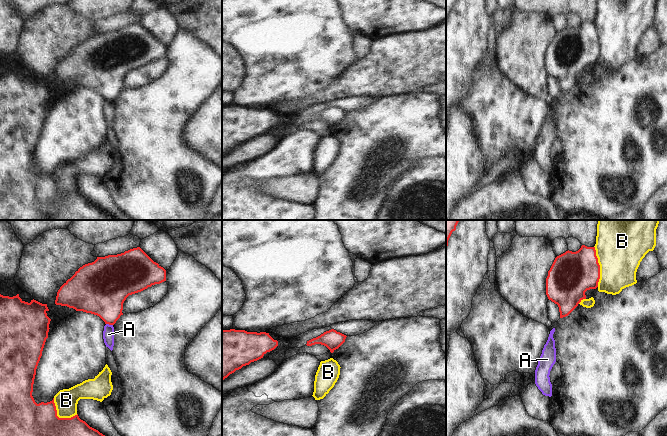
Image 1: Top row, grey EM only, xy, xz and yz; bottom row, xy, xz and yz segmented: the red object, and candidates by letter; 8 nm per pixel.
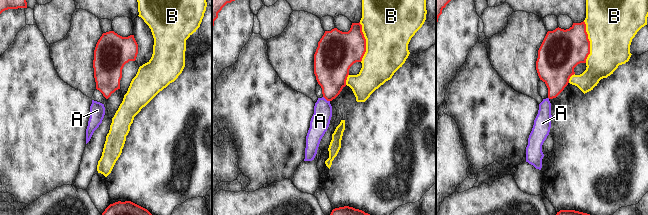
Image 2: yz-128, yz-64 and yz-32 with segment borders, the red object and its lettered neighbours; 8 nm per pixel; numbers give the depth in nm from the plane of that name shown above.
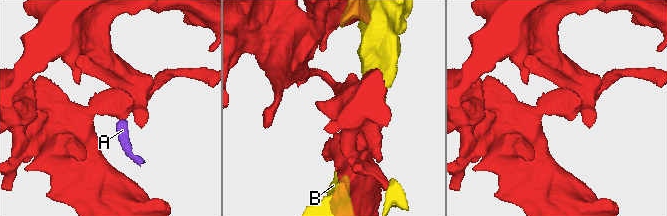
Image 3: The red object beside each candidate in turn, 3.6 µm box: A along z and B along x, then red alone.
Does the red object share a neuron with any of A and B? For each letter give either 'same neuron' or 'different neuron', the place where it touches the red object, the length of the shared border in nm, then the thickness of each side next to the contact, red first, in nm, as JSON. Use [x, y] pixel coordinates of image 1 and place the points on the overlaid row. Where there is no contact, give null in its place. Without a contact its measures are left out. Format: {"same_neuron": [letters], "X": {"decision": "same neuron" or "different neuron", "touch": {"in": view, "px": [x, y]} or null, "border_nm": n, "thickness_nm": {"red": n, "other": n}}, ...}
{"same_neuron": [], "A": {"decision": "different neuron", "touch": {"in": "xy", "px": [109, 324]}, "border_nm": 60, "thickness_nm": {"red": 360, "other": 100}}, "B": {"decision": "different neuron", "touch": {"in": "yz", "px": [599, 266]}, "border_nm": 320, "thickness_nm": {"red": 360, "other": 420}}}

